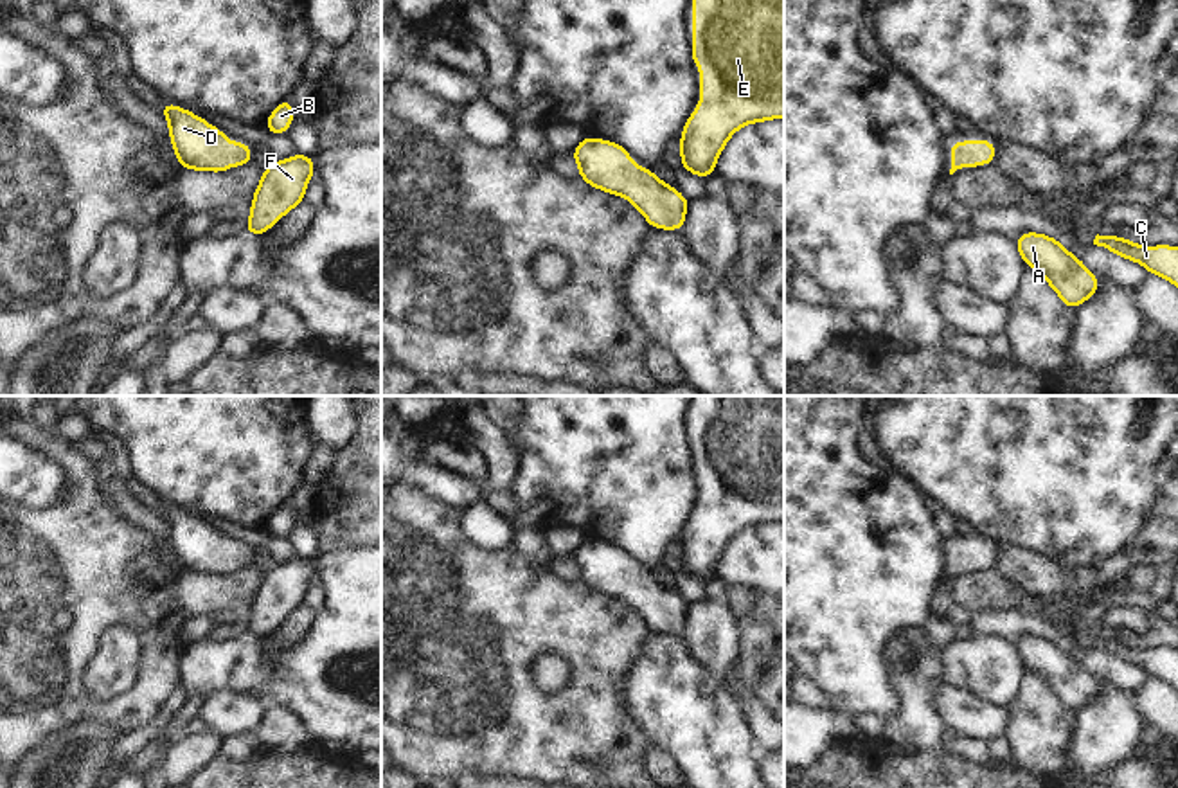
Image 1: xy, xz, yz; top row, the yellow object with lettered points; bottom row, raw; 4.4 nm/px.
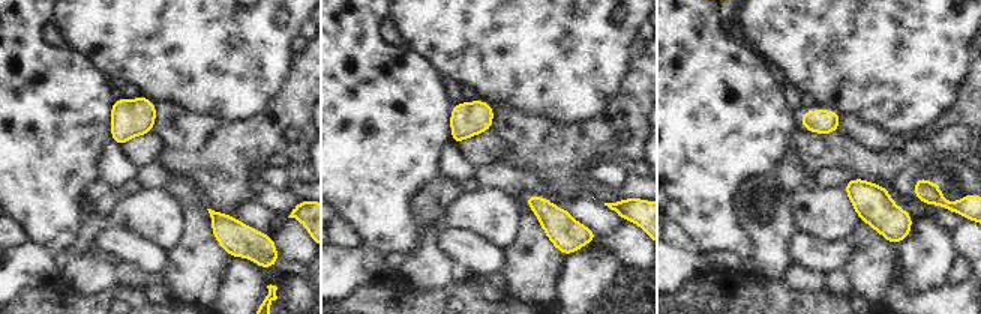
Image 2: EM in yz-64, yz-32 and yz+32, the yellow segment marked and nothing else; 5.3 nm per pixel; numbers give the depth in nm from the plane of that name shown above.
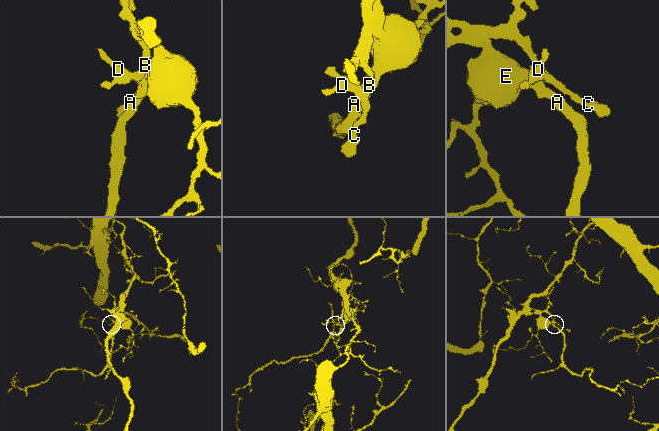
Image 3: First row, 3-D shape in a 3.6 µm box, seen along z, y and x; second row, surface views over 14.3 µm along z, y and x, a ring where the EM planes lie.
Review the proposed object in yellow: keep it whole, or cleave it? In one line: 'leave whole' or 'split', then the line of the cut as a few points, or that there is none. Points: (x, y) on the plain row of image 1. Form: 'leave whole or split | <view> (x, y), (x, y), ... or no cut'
leave whole | no cut

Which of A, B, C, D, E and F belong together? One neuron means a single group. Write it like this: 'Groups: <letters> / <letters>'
Groups: A B C D E F

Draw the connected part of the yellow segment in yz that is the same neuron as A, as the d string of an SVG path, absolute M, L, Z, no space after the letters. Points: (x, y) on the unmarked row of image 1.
M1022 635L1016 642L1023 666L1043 680L1066 711L1079 711L1099 694L1097 678L1056 640Z

